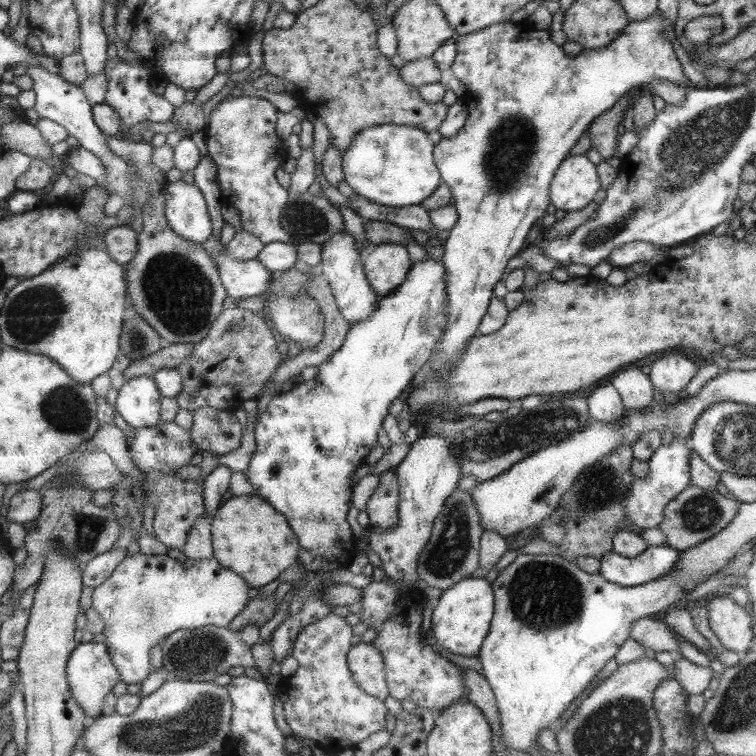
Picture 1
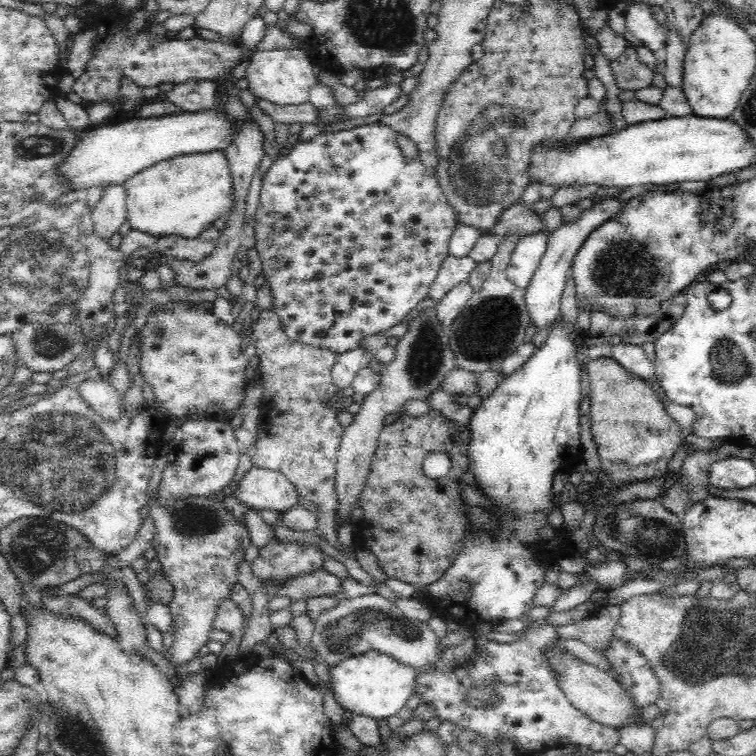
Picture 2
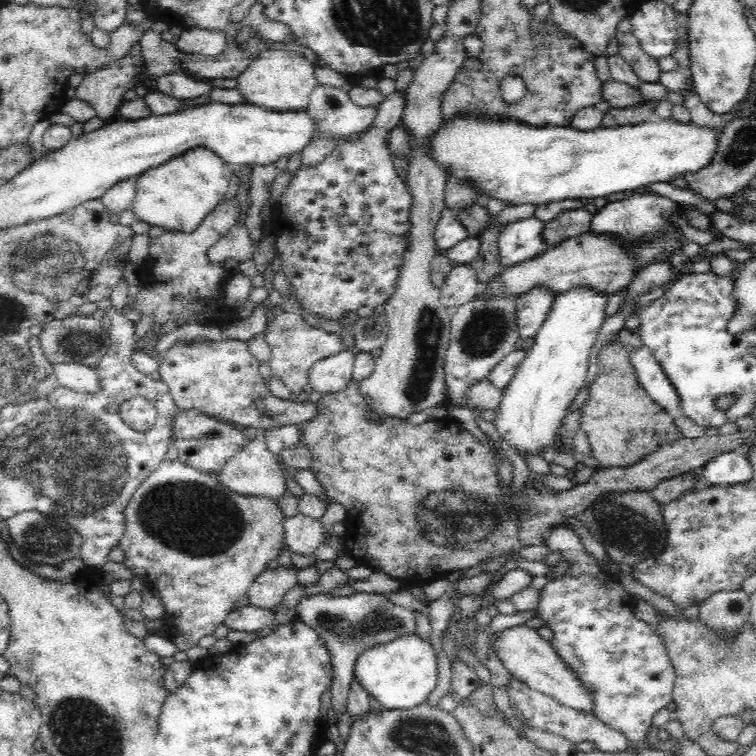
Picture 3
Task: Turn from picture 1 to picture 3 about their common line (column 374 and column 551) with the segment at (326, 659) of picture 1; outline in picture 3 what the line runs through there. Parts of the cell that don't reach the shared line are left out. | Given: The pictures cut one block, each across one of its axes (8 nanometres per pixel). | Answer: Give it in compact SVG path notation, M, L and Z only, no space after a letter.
M517 677L516 680L512 680L512 684L510 684L508 688L510 688L510 690L508 690L508 694L510 694L510 707L512 709L516 708L530 726L534 726L534 728L538 728L540 731L548 731L552 735L560 735L562 738L574 744L580 744L580 742L590 740L590 742L596 744L594 750L600 752L617 753L628 747L626 736L620 731L615 731L613 728L610 728L601 720L598 720L598 717L592 712L582 714L582 711L568 708L556 700L553 700L553 697L546 696L530 688L528 684L524 684L521 680L518 680Z

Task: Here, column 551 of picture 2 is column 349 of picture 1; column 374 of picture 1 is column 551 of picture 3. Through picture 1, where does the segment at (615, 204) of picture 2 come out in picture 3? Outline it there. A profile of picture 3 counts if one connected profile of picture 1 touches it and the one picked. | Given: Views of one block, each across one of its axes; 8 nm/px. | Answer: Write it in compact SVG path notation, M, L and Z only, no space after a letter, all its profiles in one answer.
M534 286L526 295L516 299L516 327L520 339L524 341L538 333L552 310L554 298L556 294L545 286Z

